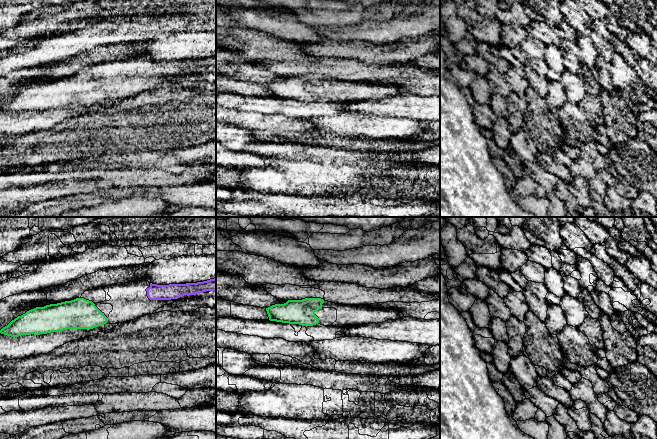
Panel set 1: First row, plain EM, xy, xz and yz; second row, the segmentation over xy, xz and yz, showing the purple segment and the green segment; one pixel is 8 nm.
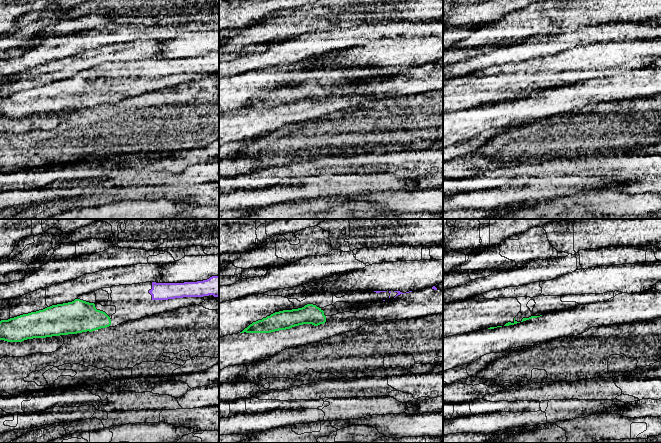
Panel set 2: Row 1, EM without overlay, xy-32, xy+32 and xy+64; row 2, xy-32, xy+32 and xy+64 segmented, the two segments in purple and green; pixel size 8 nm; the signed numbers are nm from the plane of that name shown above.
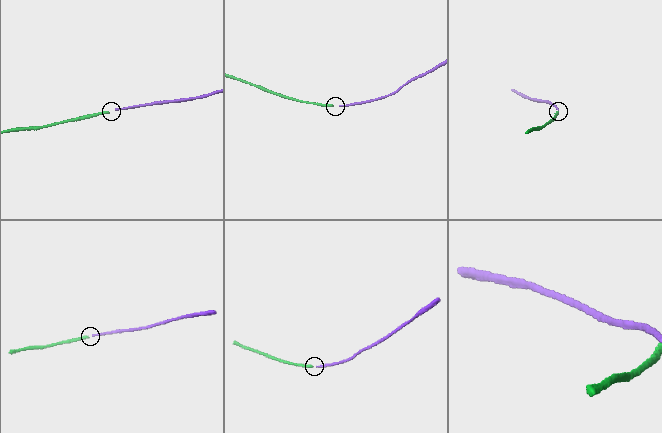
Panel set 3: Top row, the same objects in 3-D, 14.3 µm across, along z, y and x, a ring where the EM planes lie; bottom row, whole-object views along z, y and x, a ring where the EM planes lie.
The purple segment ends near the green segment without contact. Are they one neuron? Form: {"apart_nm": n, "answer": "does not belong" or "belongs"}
{"apart_nm": 380, "answer": "belongs"}

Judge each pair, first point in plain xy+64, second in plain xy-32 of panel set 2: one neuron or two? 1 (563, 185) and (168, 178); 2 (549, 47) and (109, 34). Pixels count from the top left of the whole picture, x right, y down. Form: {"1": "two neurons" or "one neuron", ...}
{"1": "one neuron", "2": "one neuron"}

